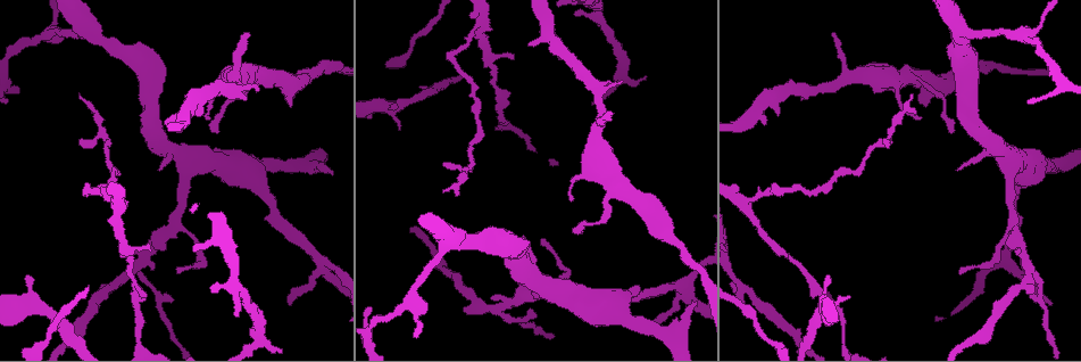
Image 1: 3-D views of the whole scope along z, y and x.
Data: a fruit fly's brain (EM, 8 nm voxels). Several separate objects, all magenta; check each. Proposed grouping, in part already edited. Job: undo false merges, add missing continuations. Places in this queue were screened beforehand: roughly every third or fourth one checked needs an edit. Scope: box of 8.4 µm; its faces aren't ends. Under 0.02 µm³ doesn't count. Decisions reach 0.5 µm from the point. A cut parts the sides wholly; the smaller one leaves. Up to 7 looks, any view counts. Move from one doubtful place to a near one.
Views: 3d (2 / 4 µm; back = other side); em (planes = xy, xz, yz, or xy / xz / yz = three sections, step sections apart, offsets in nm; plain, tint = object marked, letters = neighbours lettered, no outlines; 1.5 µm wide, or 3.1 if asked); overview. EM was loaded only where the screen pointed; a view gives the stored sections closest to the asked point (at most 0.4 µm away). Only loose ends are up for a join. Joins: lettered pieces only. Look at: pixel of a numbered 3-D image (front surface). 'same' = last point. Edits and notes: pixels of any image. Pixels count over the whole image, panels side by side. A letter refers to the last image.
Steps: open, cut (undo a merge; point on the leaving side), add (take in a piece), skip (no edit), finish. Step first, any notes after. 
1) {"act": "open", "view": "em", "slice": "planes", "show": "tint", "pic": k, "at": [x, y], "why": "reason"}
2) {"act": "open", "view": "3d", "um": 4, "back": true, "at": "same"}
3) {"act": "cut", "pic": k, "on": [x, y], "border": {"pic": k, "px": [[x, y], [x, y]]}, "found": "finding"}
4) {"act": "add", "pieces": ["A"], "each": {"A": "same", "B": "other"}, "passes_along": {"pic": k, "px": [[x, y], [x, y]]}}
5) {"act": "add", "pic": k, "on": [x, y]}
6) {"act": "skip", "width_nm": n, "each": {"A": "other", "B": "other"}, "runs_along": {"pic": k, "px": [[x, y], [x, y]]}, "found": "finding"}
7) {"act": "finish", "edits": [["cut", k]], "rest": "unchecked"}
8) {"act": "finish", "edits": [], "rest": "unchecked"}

{"act": "open", "view": "3d", "um": 2, "pic": 1, "at": [532, 309], "why": "thin end"}

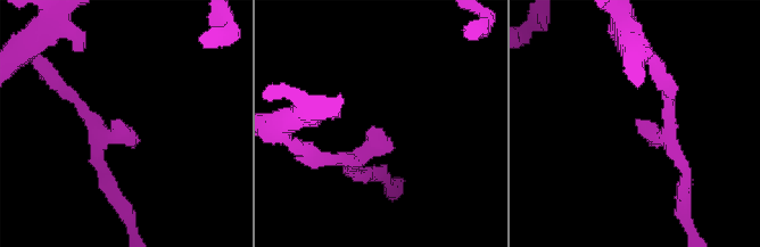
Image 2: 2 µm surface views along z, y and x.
{"act": "open", "view": "em", "slice": "xy", "step": 4, "show": "letters", "pic": 2, "at": [637, 119]}

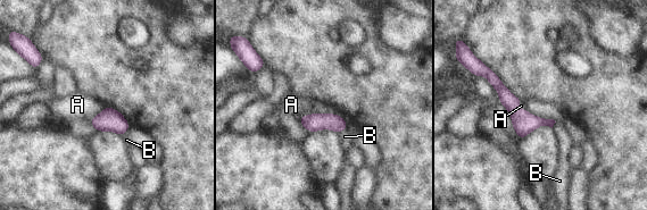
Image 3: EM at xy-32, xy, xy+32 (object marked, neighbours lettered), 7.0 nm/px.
{"act": "skip", "longest_contact_nm": ["A", 140], "each": {"A": "other", "B": "other"}, "found": "no lettered piece goes on from it"}

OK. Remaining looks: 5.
{"act": "open", "view": "em", "slice": "planes", "show": "letters", "pic": 1, "at": [400, 129], "why": "free end"}

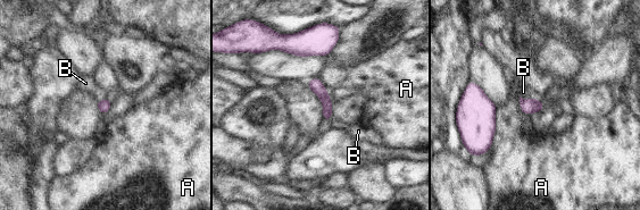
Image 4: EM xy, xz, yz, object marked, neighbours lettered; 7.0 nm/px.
{"act": "skip", "each": {"A": "other", "B": "other"}, "border": {"pic": 4, "px": [[520, 95], [538, 99]]}, "found": "no lettered piece goes on from it"}

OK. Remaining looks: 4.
{"act": "open", "view": "em", "slice": "xy", "step": 4, "show": "letters", "pic": 1, "at": [140, 335], "why": "sharp bend"}

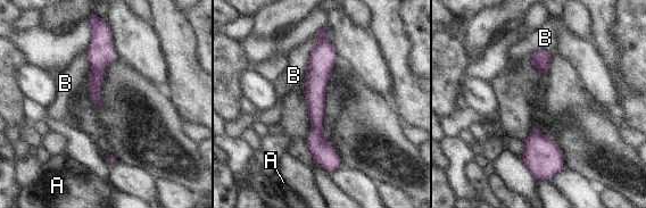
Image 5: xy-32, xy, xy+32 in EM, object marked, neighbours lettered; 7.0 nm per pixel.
{"act": "skip", "width_nm": 100, "each": {"A": "other", "B": "other"}, "found": "one neuron here"}

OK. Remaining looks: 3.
{"act": "finish", "edits": [], "rest": "unchecked"}

